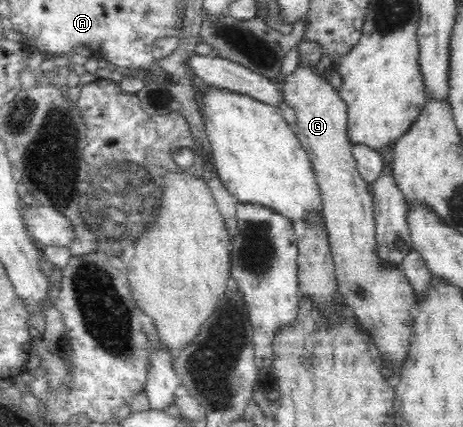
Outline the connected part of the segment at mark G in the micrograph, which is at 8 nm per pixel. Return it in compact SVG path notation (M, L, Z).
M298 67L292 74L287 75L281 85L281 95L283 100L295 110L297 126L294 135L310 158L315 178L321 189L321 196L323 196L323 222L328 234L328 246L334 264L338 295L343 305L351 307L356 317L360 317L366 325L372 327L369 337L382 353L382 357L388 355L394 359L398 367L408 349L410 335L409 328L405 326L405 319L409 309L415 306L415 296L413 296L413 288L402 271L383 271L382 273L376 269L375 254L373 254L376 231L373 197L367 190L367 184L358 175L353 150L346 137L345 104L335 92L332 77L327 74L319 77L311 67Z

